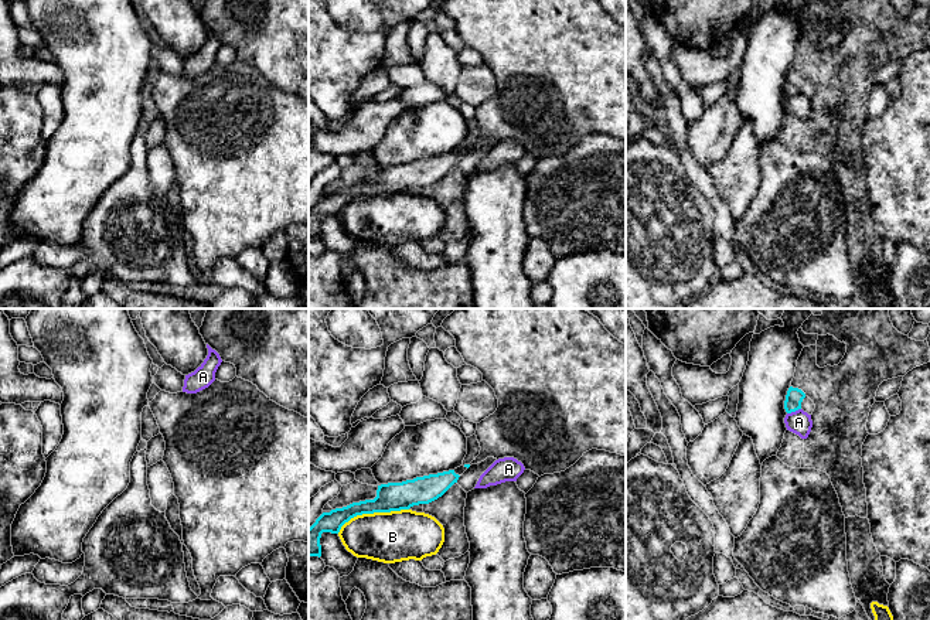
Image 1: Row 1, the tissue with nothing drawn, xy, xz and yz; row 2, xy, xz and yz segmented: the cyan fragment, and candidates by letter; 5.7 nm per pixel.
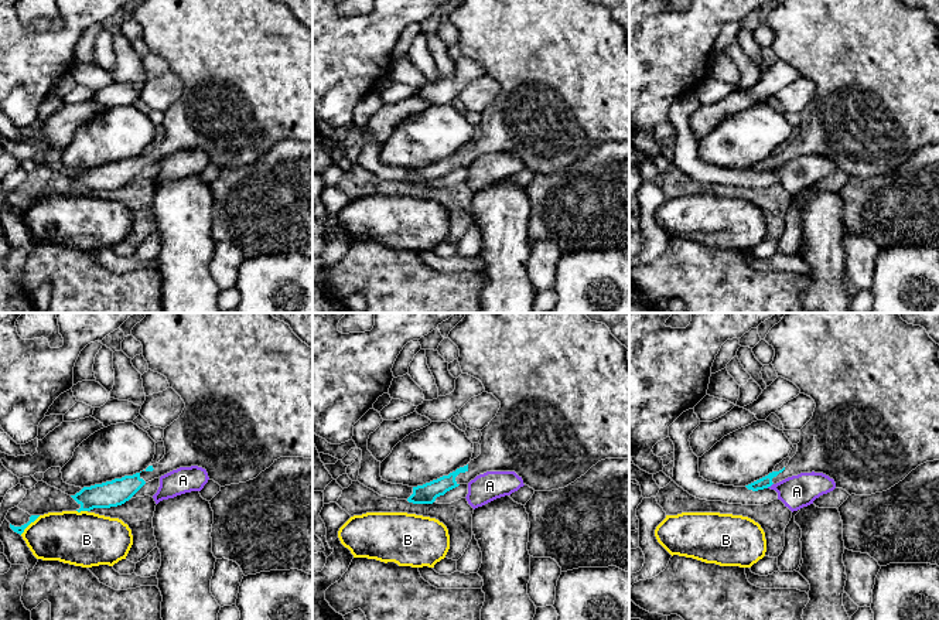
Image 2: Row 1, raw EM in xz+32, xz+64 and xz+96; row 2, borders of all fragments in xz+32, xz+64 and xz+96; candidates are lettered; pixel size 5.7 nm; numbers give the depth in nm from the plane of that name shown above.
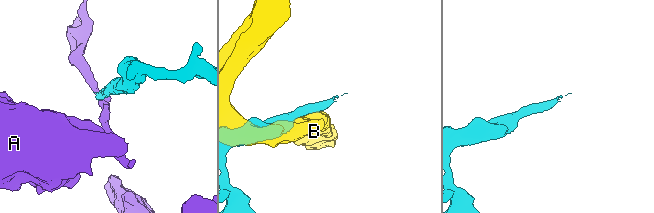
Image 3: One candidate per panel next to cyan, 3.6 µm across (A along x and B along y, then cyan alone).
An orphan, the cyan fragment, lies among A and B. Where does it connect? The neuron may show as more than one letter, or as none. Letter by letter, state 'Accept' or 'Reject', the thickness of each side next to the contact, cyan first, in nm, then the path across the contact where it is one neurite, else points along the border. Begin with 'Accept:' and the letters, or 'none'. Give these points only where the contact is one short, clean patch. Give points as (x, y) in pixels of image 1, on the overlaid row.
Accept: none
A: Reject. Thickness 100 nm (cyan) against 140 nm. Boundary: yz (800, 408), (787, 414)
B: Reject. Thickness 160 nm (cyan) against 280 nm

